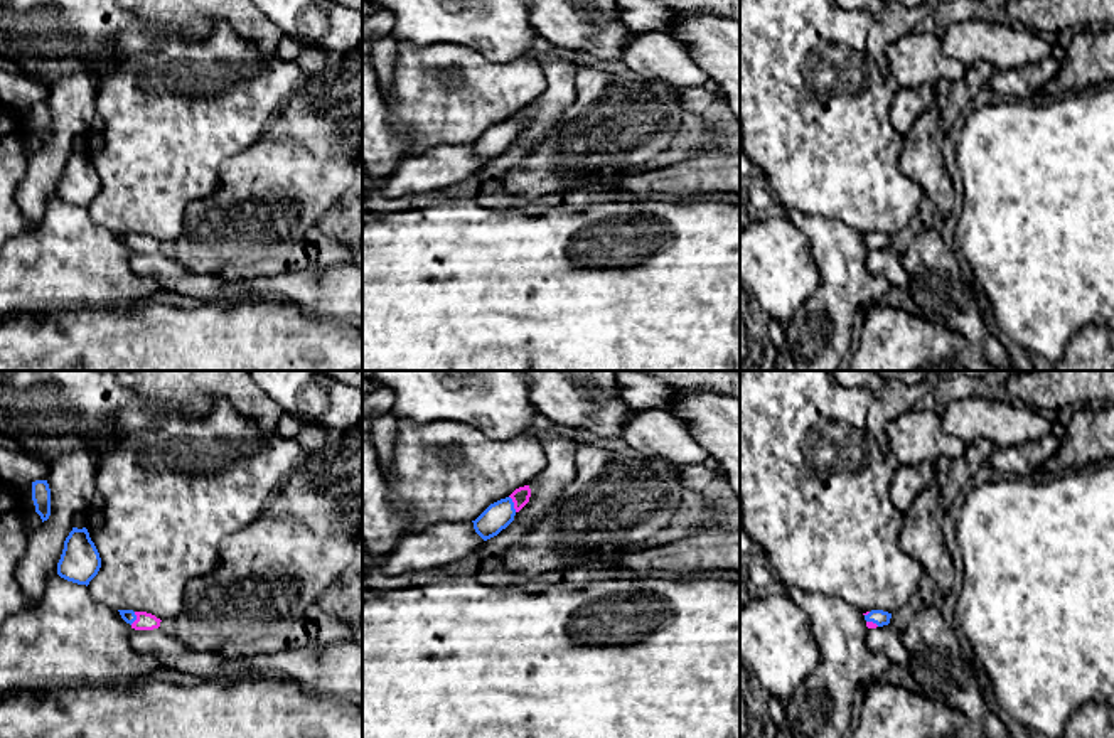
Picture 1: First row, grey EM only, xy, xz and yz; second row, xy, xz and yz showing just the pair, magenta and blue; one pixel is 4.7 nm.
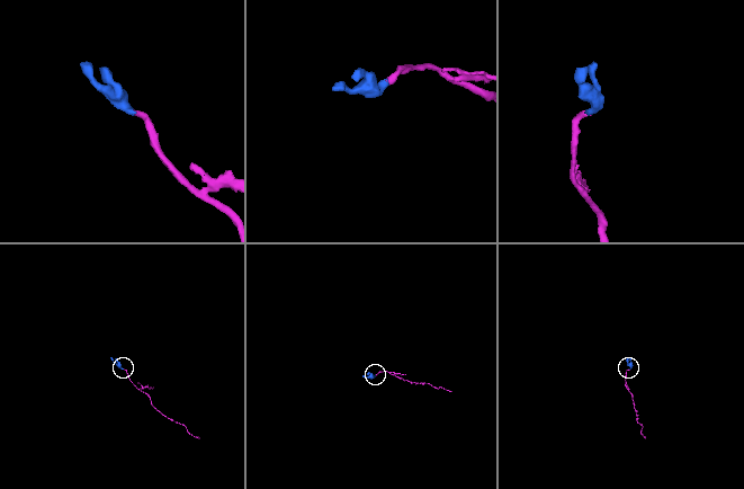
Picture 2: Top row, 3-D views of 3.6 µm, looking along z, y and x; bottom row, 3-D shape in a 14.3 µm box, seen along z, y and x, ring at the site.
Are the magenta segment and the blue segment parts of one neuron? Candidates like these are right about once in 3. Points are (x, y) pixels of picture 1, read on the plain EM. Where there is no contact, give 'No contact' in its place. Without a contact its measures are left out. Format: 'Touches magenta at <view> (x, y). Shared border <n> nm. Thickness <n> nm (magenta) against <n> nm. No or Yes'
Touches magenta at xz (514, 127). Shared border 90 nm. Thickness 80 nm (magenta) against 140 nm. Yes

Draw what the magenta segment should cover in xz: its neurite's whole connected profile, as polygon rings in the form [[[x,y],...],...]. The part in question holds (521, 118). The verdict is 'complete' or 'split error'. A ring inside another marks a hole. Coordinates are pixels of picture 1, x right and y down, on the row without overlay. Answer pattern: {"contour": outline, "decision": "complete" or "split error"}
{"contour": [[[529,108],[516,111],[509,120],[490,126],[474,145],[475,155],[484,162],[497,158],[514,138],[529,125]]], "decision": "split error"}

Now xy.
{"contour": [[[118,233],[121,241],[135,253],[153,253],[160,249],[160,241],[147,234]]], "decision": "split error"}

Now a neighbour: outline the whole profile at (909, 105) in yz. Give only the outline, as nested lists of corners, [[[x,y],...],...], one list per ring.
[[[908,32],[886,47],[888,71],[900,86],[893,93],[890,118],[905,135],[913,123],[927,113],[935,101],[934,86],[939,81],[959,81],[966,67],[945,57],[940,37],[934,34]]]

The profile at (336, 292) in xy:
[[[160,249],[131,251],[130,266],[137,275],[155,280],[162,290],[195,298],[204,305],[285,300],[305,313],[315,312],[319,318],[362,325],[362,268],[352,263],[332,265],[319,273],[297,266],[276,276],[236,283],[187,271]]]

